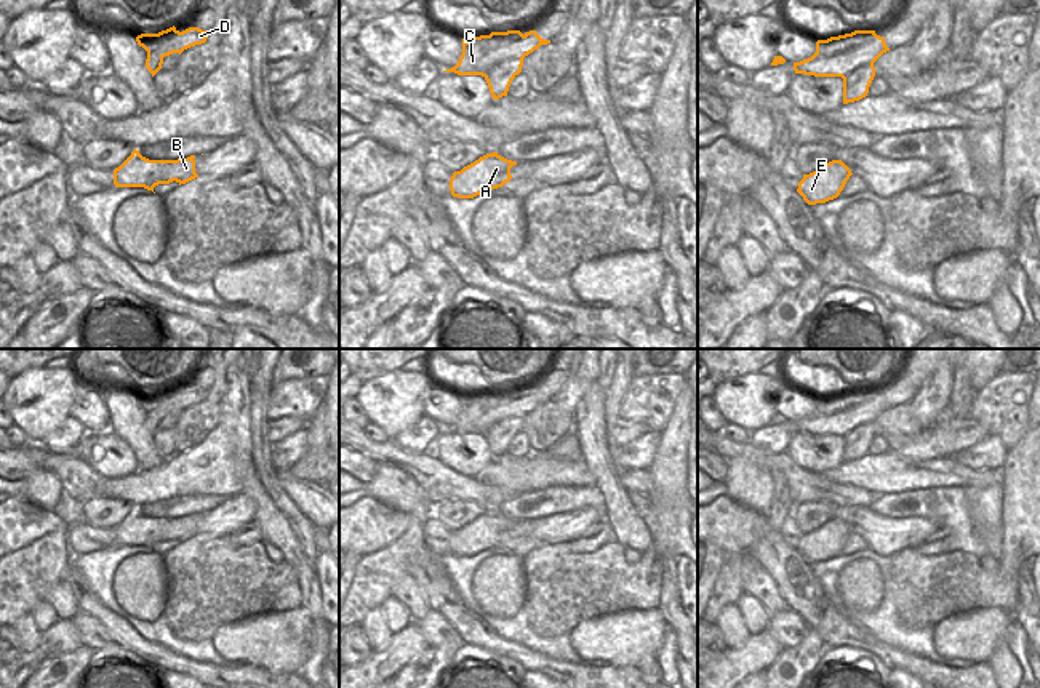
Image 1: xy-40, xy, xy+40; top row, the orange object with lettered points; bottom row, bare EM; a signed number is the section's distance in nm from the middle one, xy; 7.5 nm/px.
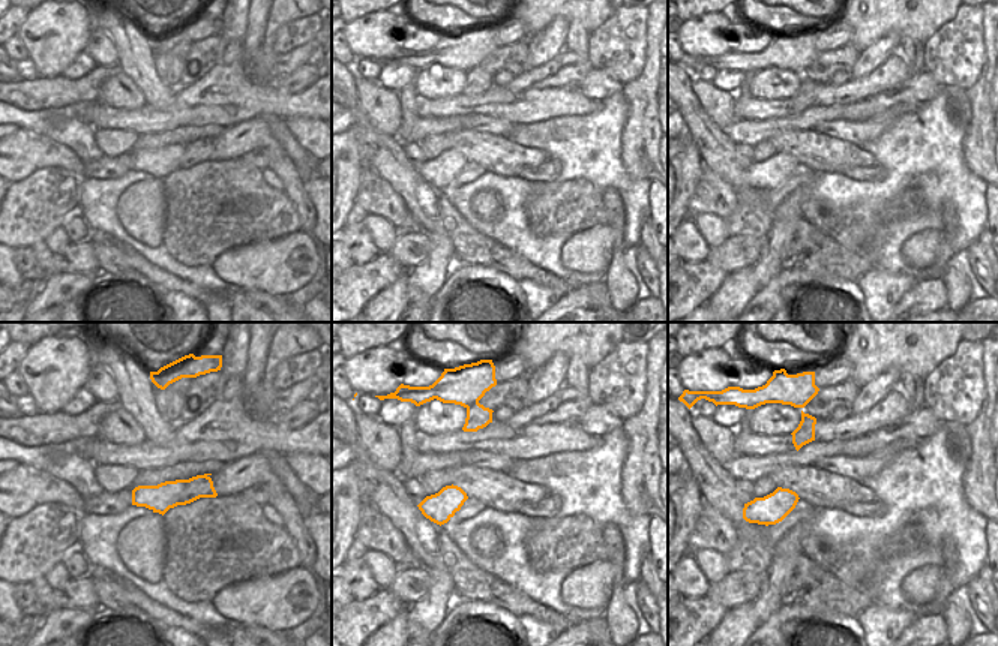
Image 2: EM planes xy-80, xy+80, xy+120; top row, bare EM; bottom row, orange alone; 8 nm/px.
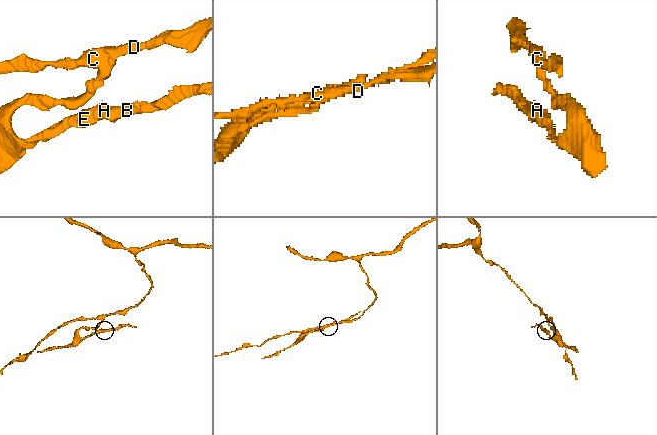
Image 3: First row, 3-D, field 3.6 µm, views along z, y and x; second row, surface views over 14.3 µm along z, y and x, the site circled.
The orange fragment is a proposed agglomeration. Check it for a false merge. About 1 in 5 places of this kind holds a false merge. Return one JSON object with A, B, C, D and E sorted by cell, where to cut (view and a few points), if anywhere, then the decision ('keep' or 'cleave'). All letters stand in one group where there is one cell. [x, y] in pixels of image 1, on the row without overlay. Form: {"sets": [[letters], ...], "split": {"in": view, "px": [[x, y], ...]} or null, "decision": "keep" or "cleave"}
{"sets": [["A", "B", "E"], ["C", "D"]], "split": {"in": "xy+40", "px": [[852, 429], [861, 436], [855, 444], [853, 458]]}, "decision": "cleave"}

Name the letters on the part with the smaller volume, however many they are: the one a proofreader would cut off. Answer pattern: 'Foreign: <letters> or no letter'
Foreign: A, B, E

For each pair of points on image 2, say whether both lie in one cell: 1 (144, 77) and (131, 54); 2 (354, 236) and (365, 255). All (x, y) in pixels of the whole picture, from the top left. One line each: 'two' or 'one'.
1: one
2: one

